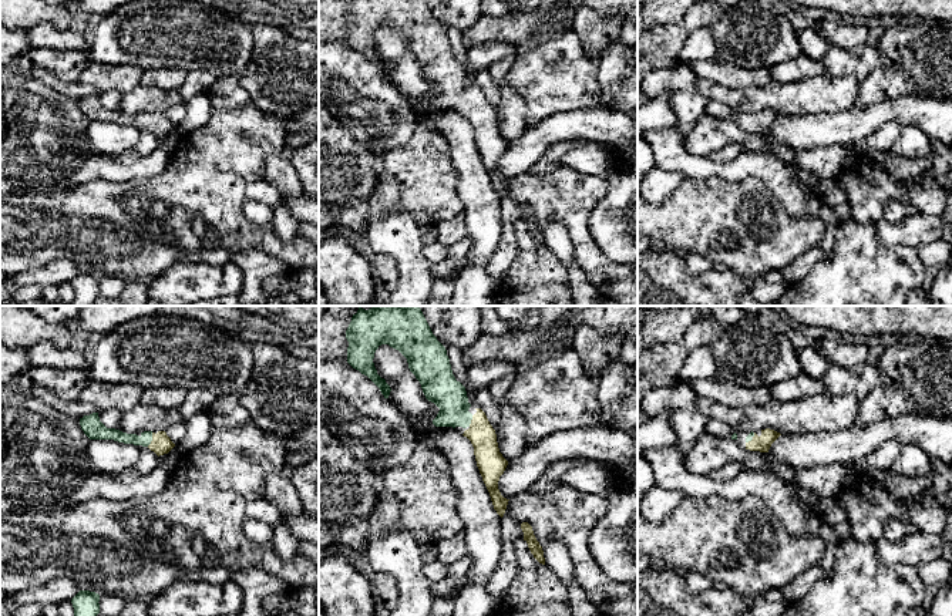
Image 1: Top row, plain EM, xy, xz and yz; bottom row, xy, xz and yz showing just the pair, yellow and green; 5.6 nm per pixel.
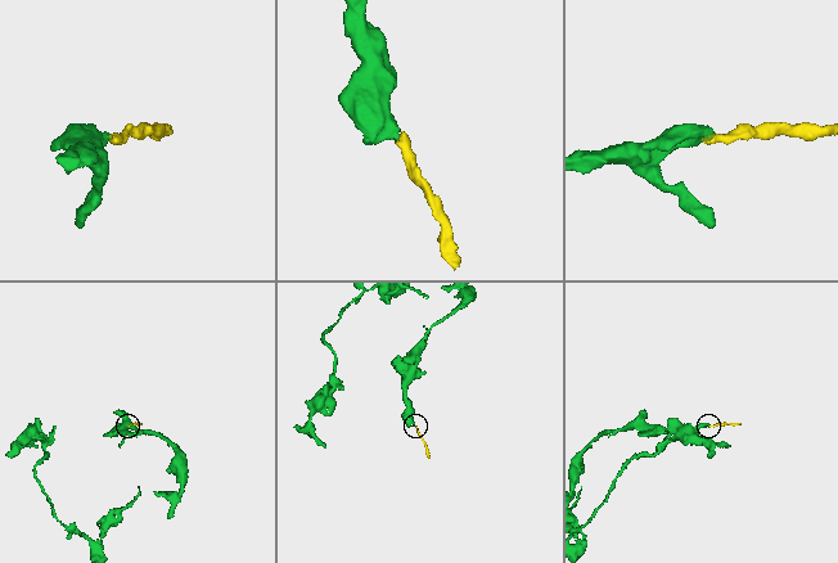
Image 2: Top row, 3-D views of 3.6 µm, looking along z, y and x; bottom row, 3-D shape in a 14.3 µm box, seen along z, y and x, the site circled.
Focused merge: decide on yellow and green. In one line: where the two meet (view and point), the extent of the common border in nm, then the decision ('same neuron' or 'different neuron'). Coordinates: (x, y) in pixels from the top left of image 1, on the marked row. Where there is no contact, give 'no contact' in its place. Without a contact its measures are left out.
meets yellow in xy at (152, 440); contact 90 nm long; same neuron

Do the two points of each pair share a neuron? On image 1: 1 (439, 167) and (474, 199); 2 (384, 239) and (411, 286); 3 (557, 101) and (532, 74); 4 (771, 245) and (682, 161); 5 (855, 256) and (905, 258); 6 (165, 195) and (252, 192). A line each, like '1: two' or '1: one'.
1: two
2: one
3: one
4: two
5: one
6: two

